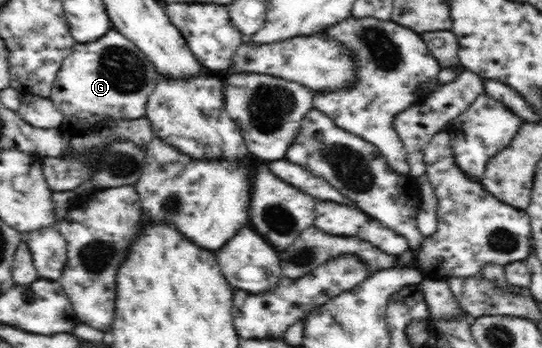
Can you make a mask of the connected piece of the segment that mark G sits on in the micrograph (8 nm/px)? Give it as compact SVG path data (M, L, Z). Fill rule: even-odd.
M114 27L97 41L88 44L76 42L73 45L72 52L65 57L63 65L57 73L57 79L53 83L53 91L48 99L65 115L67 120L87 123L87 125L77 127L81 130L91 127L92 122L99 123L111 119L113 121L115 119L129 120L145 116L150 96L157 87L159 79L161 79L161 76L149 58Z

